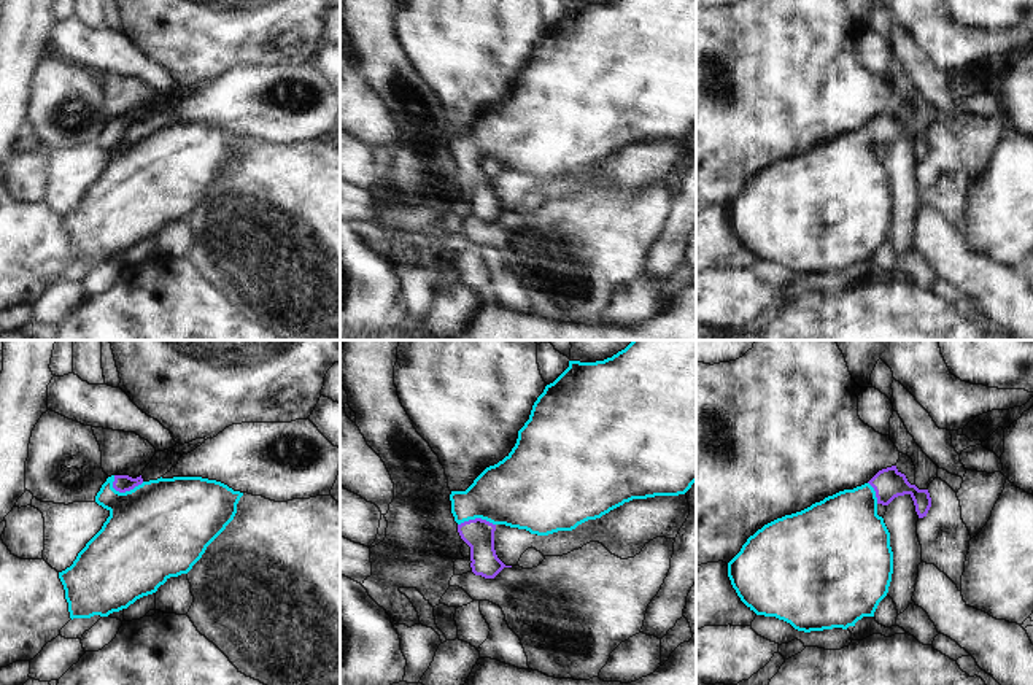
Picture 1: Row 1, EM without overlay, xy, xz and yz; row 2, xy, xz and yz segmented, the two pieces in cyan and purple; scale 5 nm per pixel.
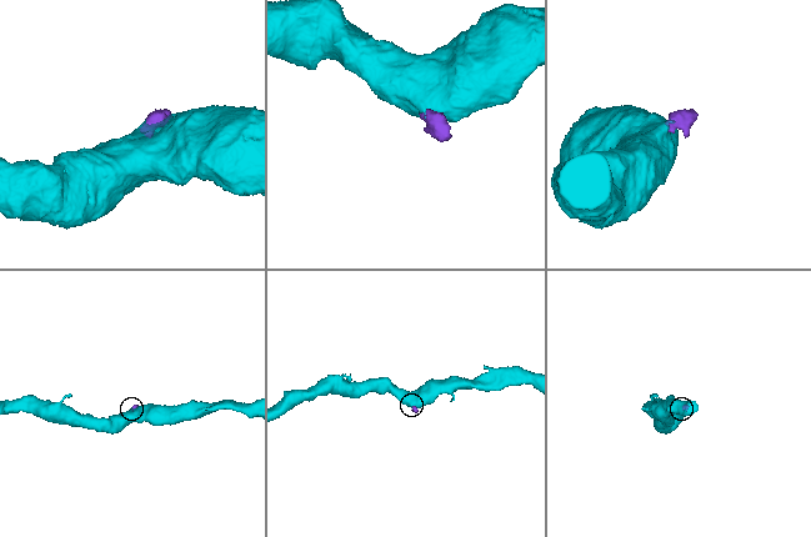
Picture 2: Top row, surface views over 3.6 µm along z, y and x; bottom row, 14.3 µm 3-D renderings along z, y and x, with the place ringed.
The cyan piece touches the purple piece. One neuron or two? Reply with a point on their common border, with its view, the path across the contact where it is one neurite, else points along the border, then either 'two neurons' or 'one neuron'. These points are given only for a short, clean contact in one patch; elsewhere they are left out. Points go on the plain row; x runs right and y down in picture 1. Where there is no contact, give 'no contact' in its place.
meets cyan in xy at (127, 135); runs through xy (161, 172), (127, 135), (121, 127); one neuron

